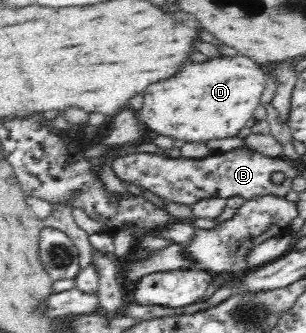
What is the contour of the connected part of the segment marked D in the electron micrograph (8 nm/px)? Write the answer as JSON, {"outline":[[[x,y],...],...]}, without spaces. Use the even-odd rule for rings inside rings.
{"outline":[[[234,56],[234,58],[210,58],[206,62],[186,62],[182,64],[182,70],[174,74],[174,78],[156,82],[154,86],[146,88],[144,92],[144,106],[136,112],[140,123],[158,134],[186,140],[186,142],[208,142],[208,140],[220,140],[220,138],[232,138],[246,126],[246,122],[252,118],[254,110],[260,105],[260,99],[266,88],[266,81],[271,73],[264,72],[260,64],[256,64],[252,58],[246,56]]]}

